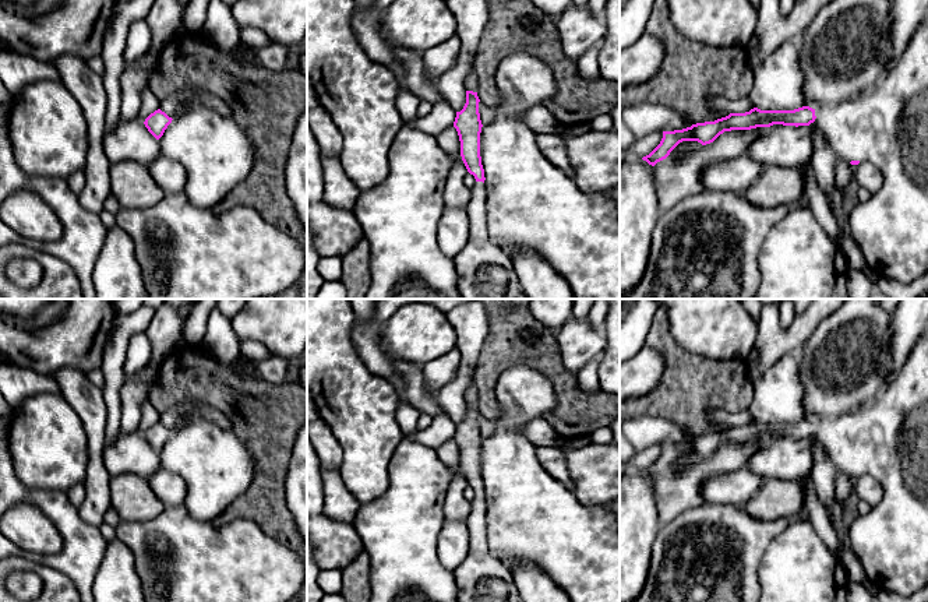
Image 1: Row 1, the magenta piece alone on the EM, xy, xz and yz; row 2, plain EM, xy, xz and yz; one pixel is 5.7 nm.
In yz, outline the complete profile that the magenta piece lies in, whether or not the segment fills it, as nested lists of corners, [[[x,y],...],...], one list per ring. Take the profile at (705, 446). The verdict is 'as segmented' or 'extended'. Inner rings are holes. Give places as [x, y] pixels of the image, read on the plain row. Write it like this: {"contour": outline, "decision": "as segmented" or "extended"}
{"contour": [[[928,327],[913,346],[904,366],[878,399],[839,418],[802,419],[794,423],[730,426],[714,434],[663,444],[660,457],[642,472],[654,479],[682,454],[713,455],[731,443],[756,440],[809,439],[816,436],[828,448],[836,468],[851,478],[871,475],[883,490],[882,500],[867,515],[858,515],[848,529],[850,549],[858,557],[867,580],[878,589],[908,596],[928,584]]], "decision": "extended"}

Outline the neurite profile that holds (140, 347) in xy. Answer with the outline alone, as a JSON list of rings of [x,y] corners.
[[[145,331],[137,332],[130,338],[127,358],[124,363],[126,377],[138,373],[151,360],[151,342]]]

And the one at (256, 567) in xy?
[[[174,506],[165,507],[149,521],[120,521],[116,538],[134,555],[145,602],[289,602],[306,580],[306,566],[297,553],[264,534],[251,520],[218,527],[216,520],[200,521],[184,506]]]

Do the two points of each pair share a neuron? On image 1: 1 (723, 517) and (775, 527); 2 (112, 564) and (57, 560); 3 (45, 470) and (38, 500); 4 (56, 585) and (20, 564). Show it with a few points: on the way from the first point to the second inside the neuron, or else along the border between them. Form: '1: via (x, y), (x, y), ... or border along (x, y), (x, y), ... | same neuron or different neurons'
1: via (736, 528), (762, 528) | same neuron
2: border along (108, 542), (105, 556), (91, 587) | different neurons
3: border along (14, 471), (28, 488), (62, 489), (66, 492) | different neurons
4: via (48, 577), (39, 569), (28, 566) | same neuron

